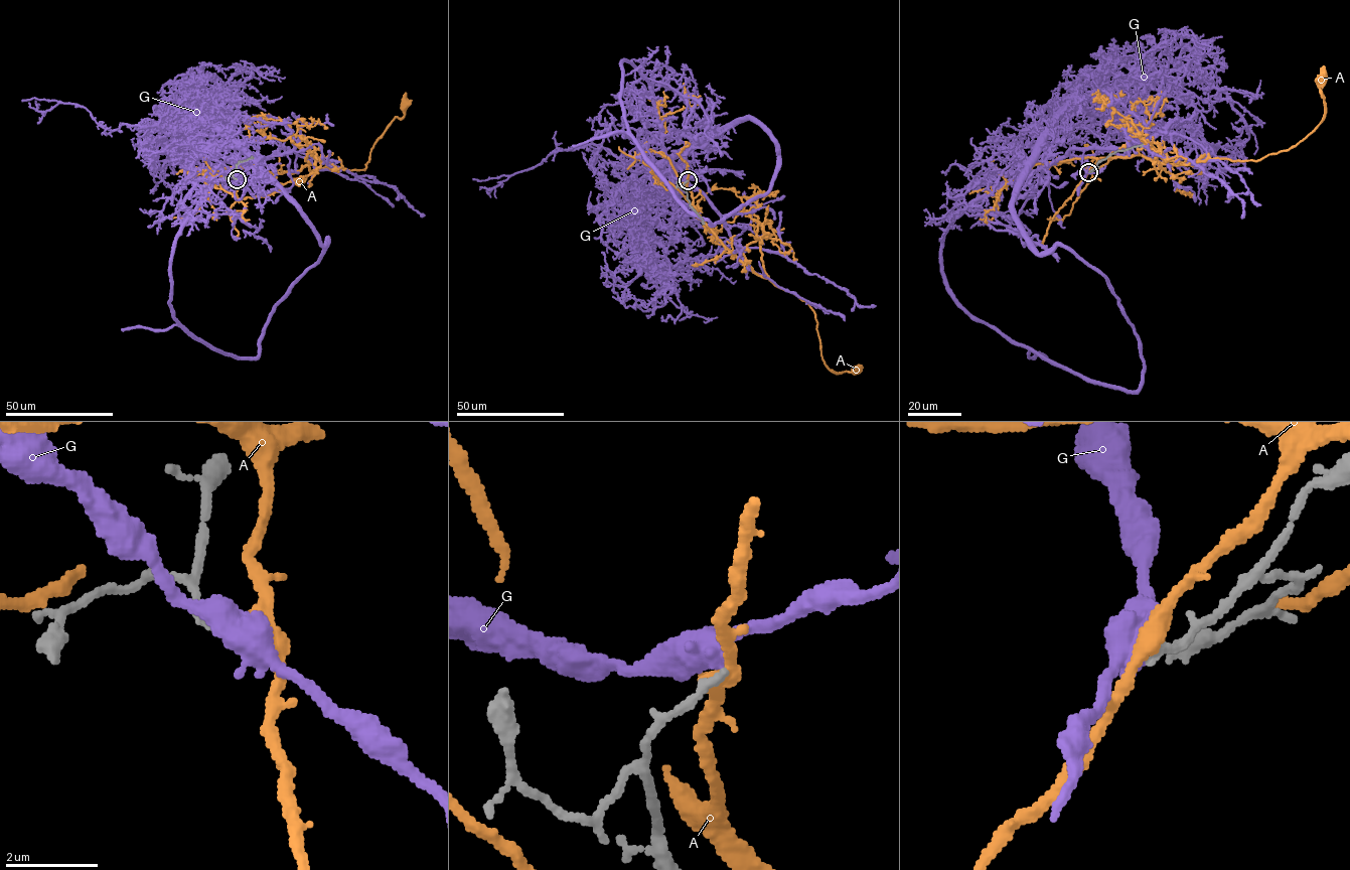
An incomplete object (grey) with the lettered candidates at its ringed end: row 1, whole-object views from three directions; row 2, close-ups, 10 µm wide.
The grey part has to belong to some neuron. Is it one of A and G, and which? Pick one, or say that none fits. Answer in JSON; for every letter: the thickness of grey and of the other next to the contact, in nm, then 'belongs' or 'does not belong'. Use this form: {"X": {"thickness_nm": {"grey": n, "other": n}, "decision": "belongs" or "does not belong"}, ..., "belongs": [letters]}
{"A": {"thickness_nm": {"grey": 200, "other": 360}, "decision": "does not belong"}, "G": {"thickness_nm": {"grey": 180, "other": 360}, "decision": "does not belong"}, "belongs": []}

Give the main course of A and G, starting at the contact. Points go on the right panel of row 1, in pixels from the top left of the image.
A: (1089, 171), (1099, 159), (1135, 155), (1176, 164), (1204, 154), (1247, 161), (1288, 150), (1325, 117), (1323, 78)
G: (1088, 171), (1064, 155), (962, 209), (1024, 131), (1113, 86), (1167, 78), (1254, 124)

